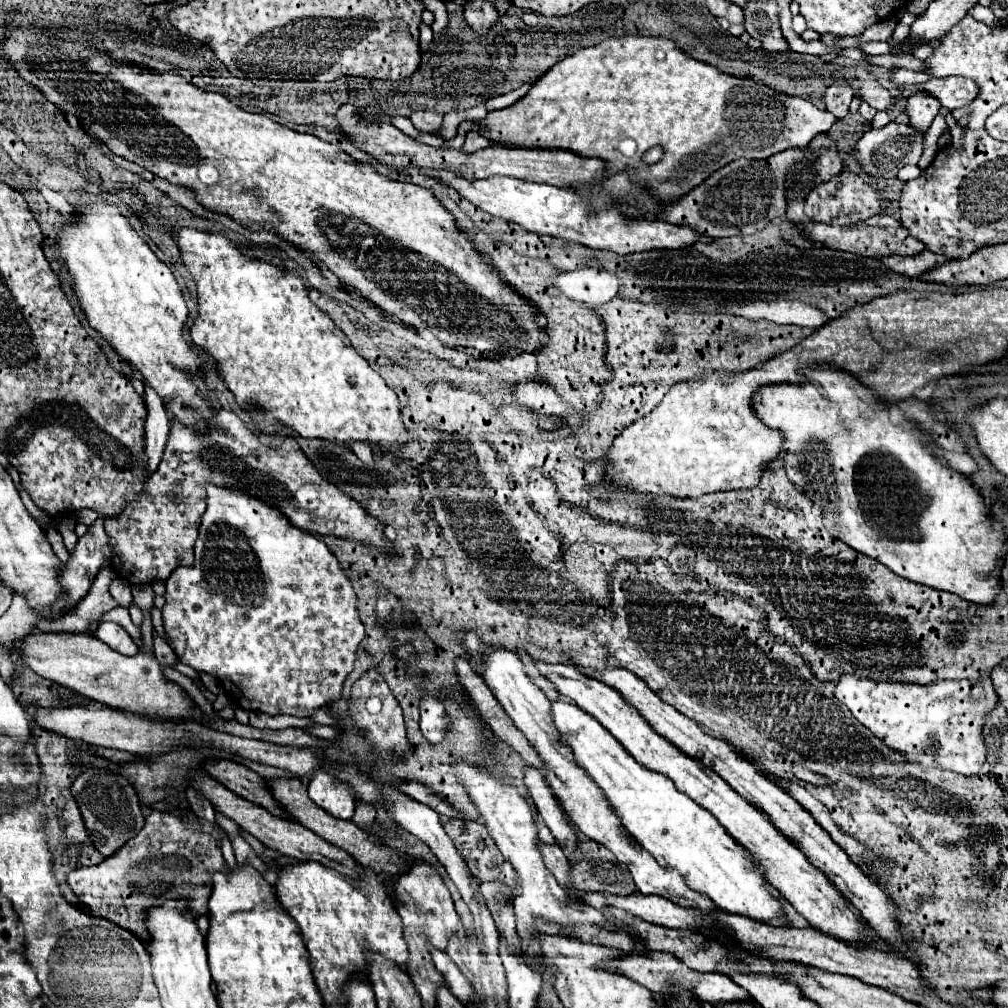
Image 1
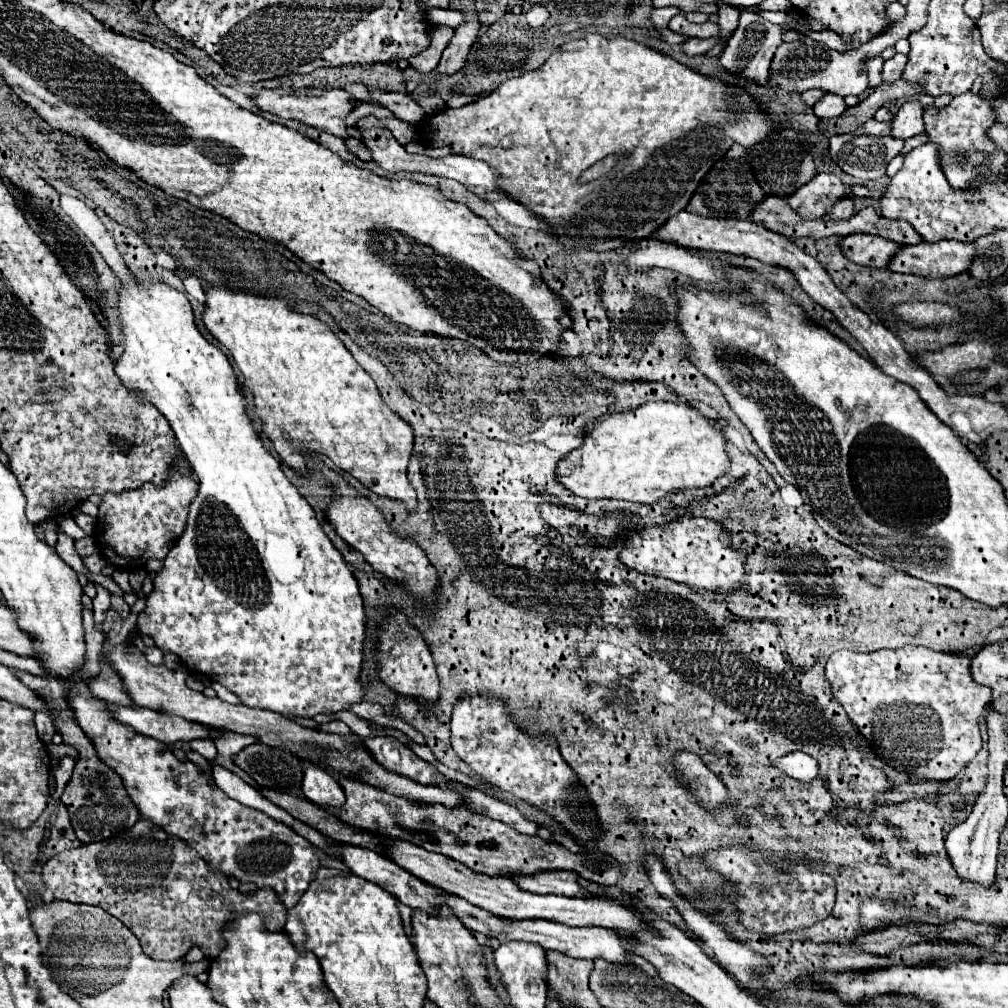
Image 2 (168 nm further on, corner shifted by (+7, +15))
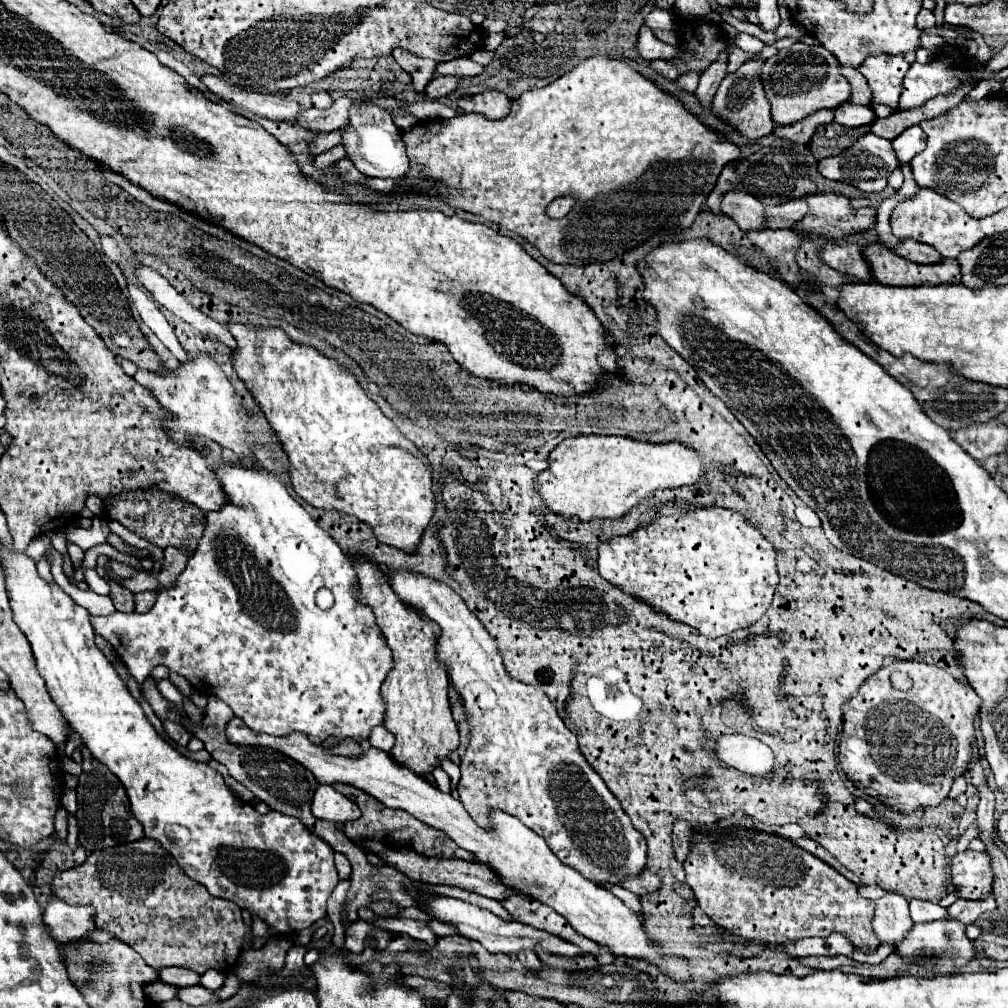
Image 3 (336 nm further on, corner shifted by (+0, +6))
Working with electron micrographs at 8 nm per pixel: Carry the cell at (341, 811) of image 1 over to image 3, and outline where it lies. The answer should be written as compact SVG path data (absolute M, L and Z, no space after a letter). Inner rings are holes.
M329 785L317 787L313 803L311 803L311 813L317 819L335 821L335 823L347 823L361 817L361 811L355 805L355 801L347 799L345 795L341 795Z

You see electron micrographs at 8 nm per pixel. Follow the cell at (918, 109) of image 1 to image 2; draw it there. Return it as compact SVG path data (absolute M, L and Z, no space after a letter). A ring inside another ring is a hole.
M908 100L900 106L892 120L892 132L896 138L912 138L924 130L924 106L918 100Z

